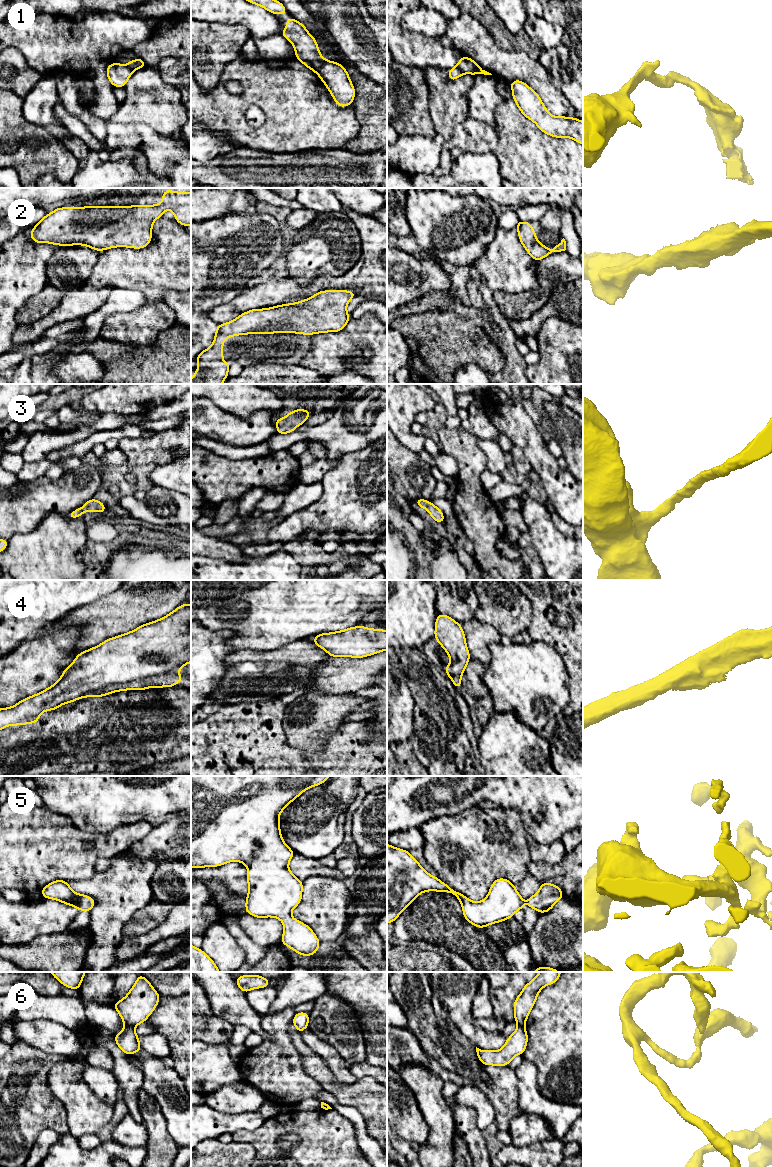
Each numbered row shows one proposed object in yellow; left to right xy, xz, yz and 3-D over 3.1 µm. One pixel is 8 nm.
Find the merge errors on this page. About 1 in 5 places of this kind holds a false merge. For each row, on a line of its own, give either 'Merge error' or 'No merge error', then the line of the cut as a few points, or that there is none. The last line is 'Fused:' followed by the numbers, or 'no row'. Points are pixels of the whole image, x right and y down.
1: Merge error. Split along xz (327, 61), (316, 72)
2: No merge error. No split
3: No merge error. No split
4: No merge error. No split
5: No merge error. No split
6: Merge error. Split along xy (125, 1024), (132, 1027)
Fused: 1, 6

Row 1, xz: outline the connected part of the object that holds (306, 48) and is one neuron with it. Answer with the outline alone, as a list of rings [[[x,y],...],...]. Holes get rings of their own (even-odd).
[[[289,16],[286,22],[287,28],[282,29],[281,35],[294,46],[295,58],[317,73],[318,69],[327,61],[319,53],[316,39],[311,36],[305,26]]]

